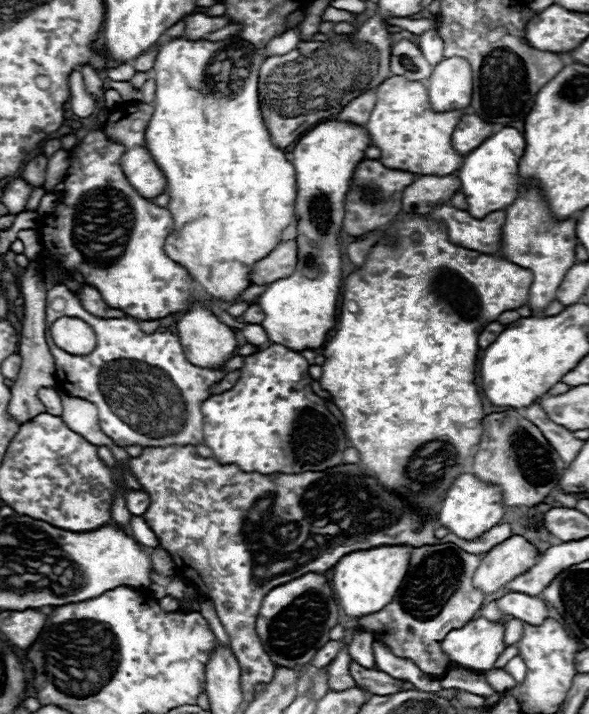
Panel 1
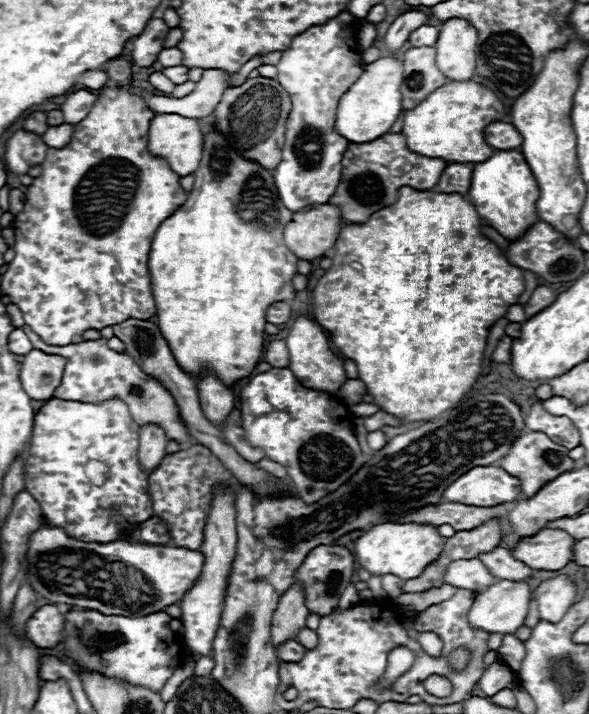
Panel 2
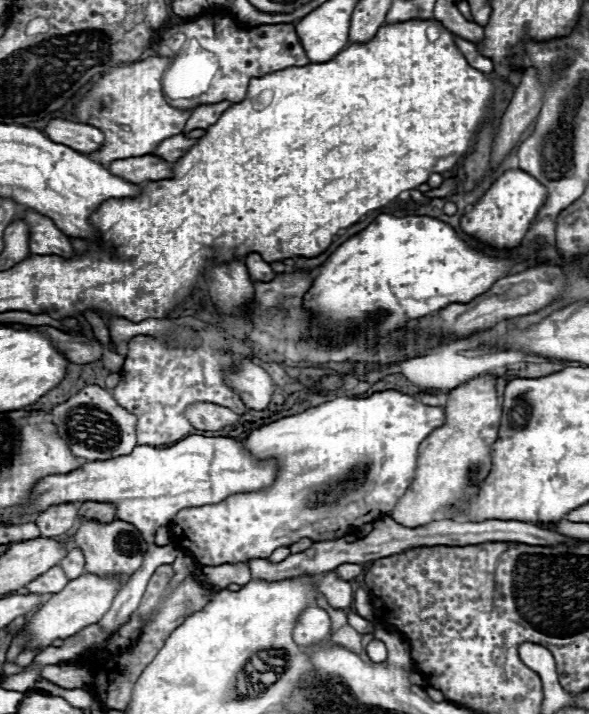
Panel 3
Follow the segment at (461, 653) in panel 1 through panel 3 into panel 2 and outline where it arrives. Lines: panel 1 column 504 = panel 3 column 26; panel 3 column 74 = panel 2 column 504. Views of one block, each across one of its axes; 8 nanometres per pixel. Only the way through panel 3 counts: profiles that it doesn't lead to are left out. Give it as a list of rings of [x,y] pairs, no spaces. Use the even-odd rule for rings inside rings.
[[[498,580],[496,584],[492,584],[490,588],[486,588],[484,592],[480,592],[468,612],[468,622],[474,628],[482,628],[488,634],[514,634],[526,620],[528,610],[530,610],[530,596],[532,596],[532,588],[526,580],[520,582],[512,582],[512,580]]]

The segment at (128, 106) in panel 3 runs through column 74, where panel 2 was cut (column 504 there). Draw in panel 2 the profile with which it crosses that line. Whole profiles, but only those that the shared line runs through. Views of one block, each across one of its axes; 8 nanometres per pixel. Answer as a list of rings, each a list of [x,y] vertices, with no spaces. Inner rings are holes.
[[[464,80],[448,82],[442,88],[436,88],[422,104],[414,110],[404,112],[404,128],[408,148],[428,158],[444,158],[450,162],[472,162],[478,164],[494,154],[494,148],[486,144],[484,128],[506,116],[506,108],[500,98],[486,86]]]

